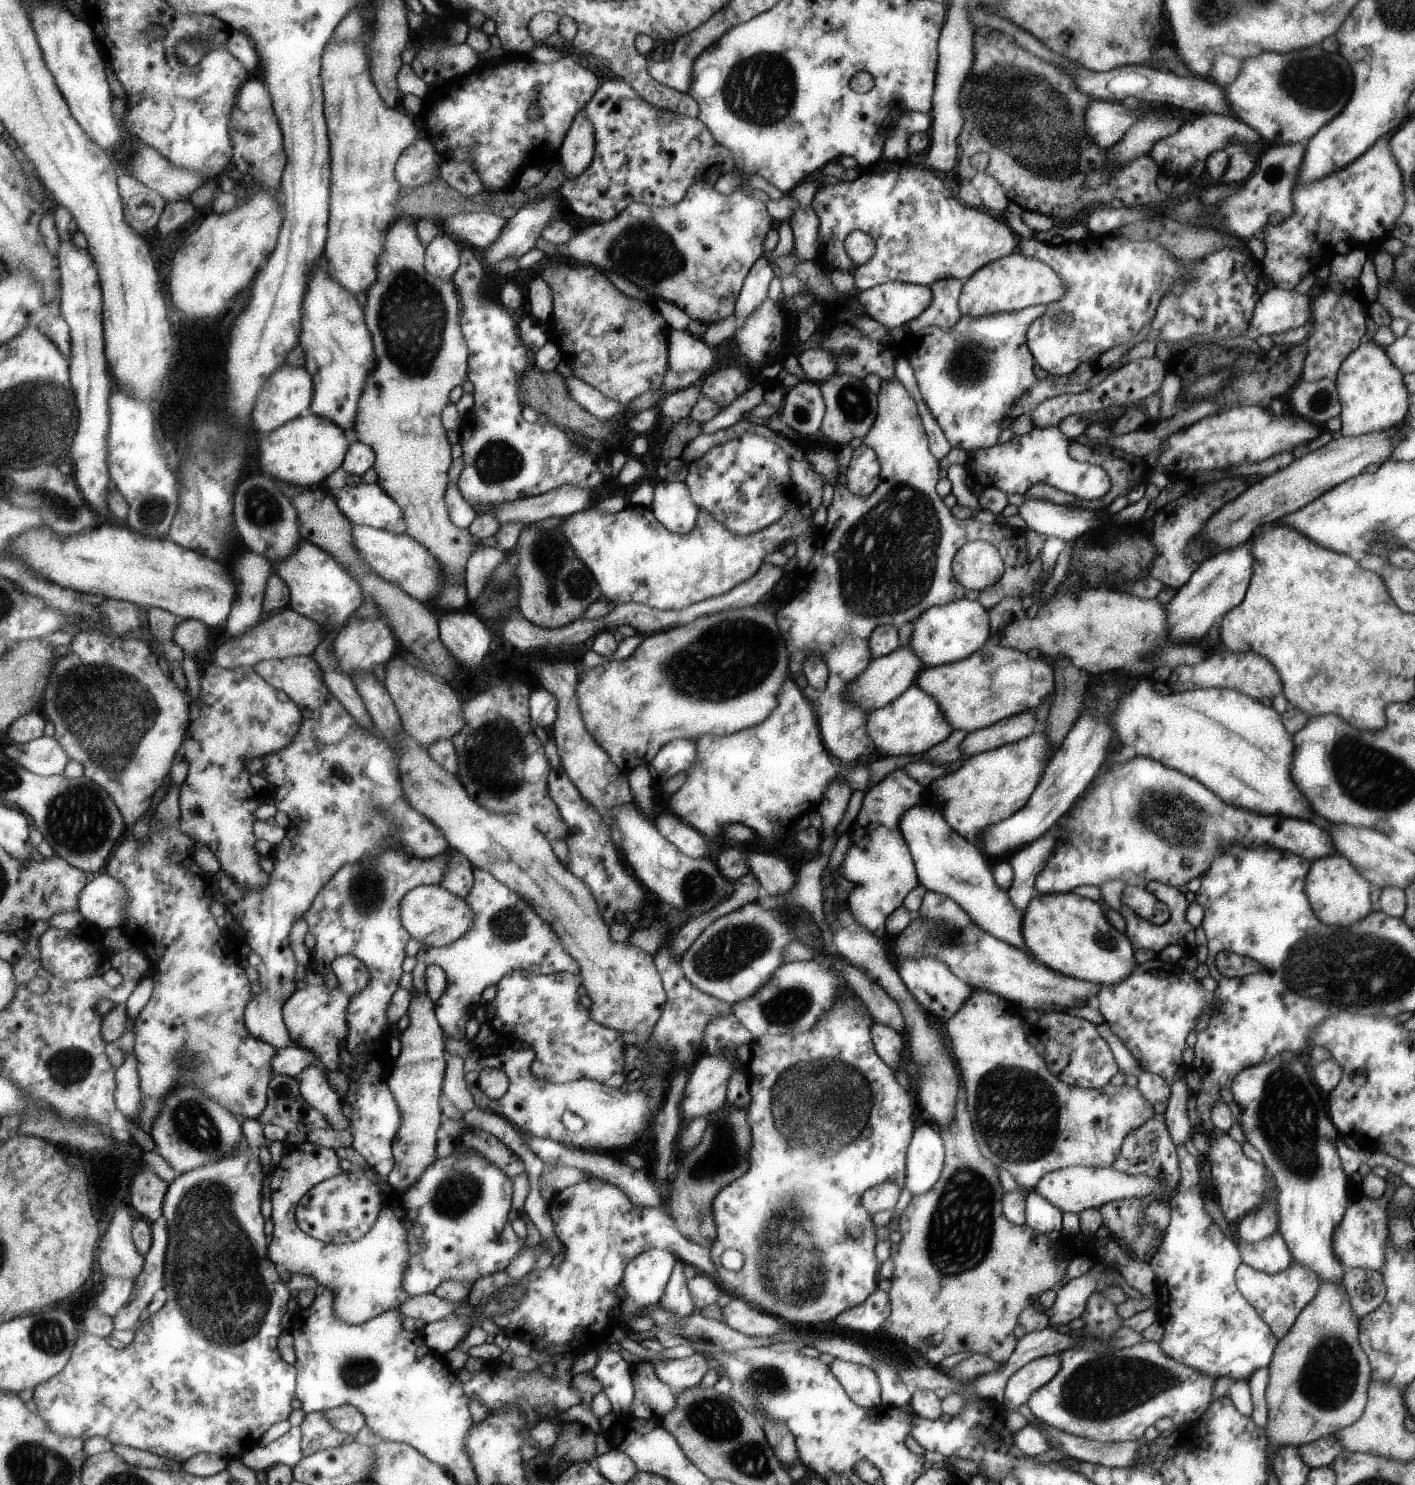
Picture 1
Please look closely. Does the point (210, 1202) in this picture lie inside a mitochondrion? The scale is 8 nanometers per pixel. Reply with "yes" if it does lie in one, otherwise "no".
yes

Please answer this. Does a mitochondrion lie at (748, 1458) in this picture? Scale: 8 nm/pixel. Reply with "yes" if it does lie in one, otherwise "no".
yes

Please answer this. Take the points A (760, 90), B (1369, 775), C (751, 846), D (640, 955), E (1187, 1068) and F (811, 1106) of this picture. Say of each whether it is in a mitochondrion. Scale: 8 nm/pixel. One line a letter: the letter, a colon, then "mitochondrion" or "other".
A: mitochondrion
B: mitochondrion
C: other
D: other
E: other
F: mitochondrion

